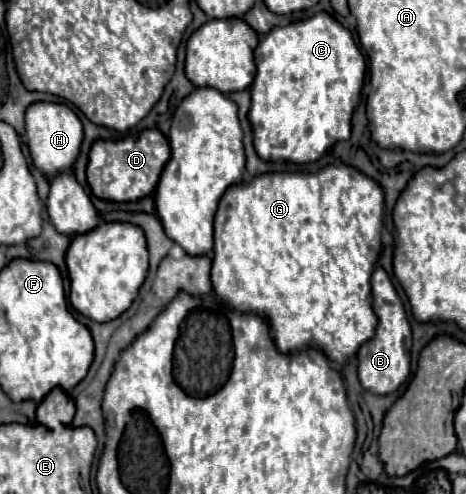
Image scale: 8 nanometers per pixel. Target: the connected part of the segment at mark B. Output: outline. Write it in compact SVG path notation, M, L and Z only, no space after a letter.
M376 267L372 273L372 309L378 317L376 333L370 341L366 341L358 351L358 377L364 389L376 395L388 395L396 391L406 377L410 375L410 347L412 347L412 331L406 319L404 307L396 289L382 267Z

